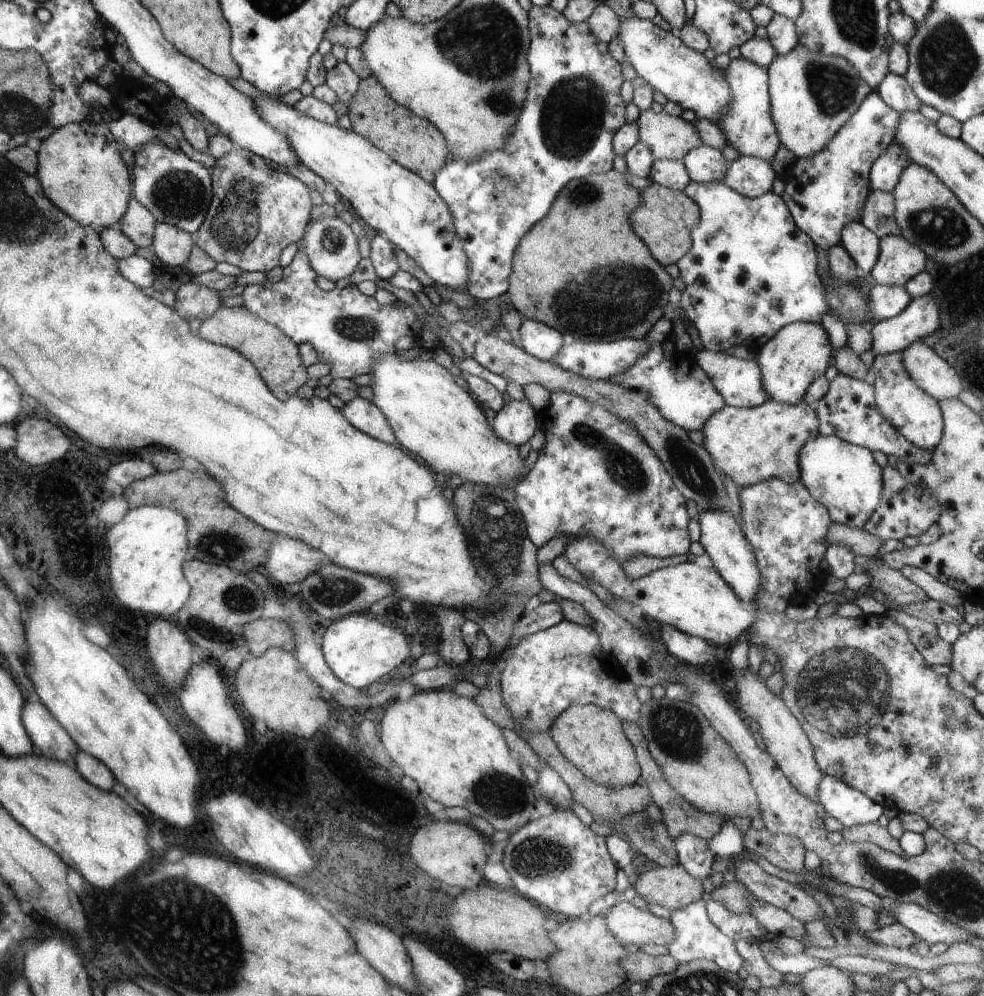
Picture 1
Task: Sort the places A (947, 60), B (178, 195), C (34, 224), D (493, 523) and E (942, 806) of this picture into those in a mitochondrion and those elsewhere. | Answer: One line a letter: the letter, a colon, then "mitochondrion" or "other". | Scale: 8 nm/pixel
A: mitochondrion
B: mitochondrion
C: mitochondrion
D: mitochondrion
E: other

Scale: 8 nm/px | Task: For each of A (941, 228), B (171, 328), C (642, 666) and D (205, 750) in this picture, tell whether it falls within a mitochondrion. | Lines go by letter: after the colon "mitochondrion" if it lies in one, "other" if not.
A: mitochondrion
B: mitochondrion
C: mitochondrion
D: other

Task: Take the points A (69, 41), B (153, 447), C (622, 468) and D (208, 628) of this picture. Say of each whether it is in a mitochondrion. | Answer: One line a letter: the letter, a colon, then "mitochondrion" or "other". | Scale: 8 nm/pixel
A: other
B: other
C: mitochondrion
D: mitochondrion

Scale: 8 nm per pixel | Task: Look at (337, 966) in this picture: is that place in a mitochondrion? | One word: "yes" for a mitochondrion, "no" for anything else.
no

